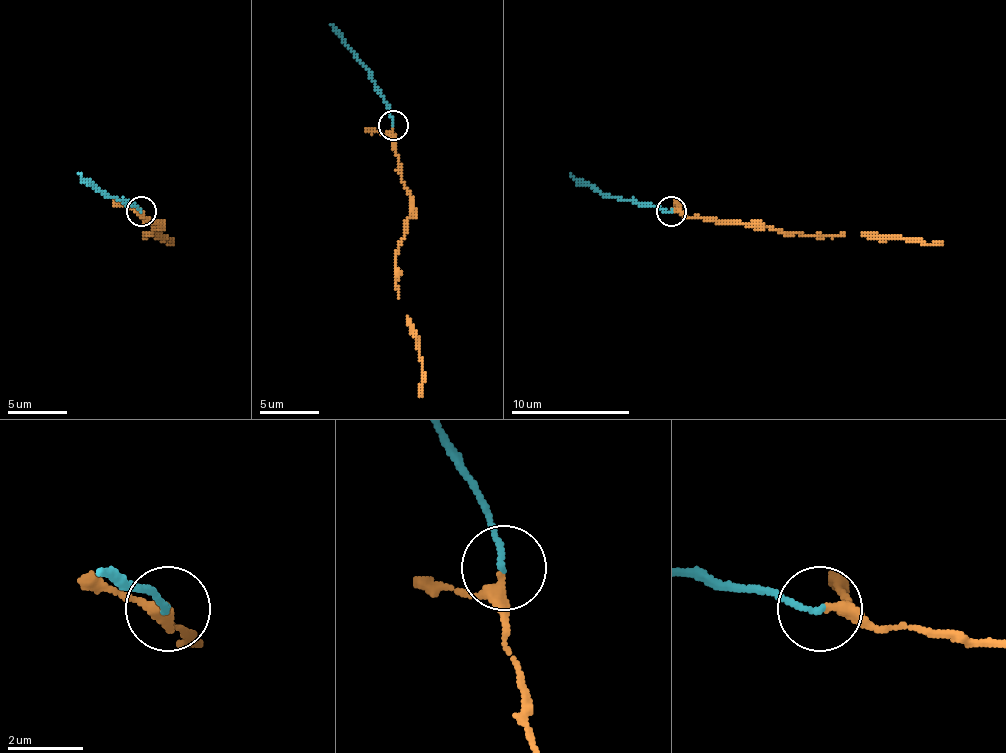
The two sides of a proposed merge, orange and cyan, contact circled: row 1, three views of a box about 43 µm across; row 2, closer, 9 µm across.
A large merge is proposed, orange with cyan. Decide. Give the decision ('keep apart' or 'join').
join

